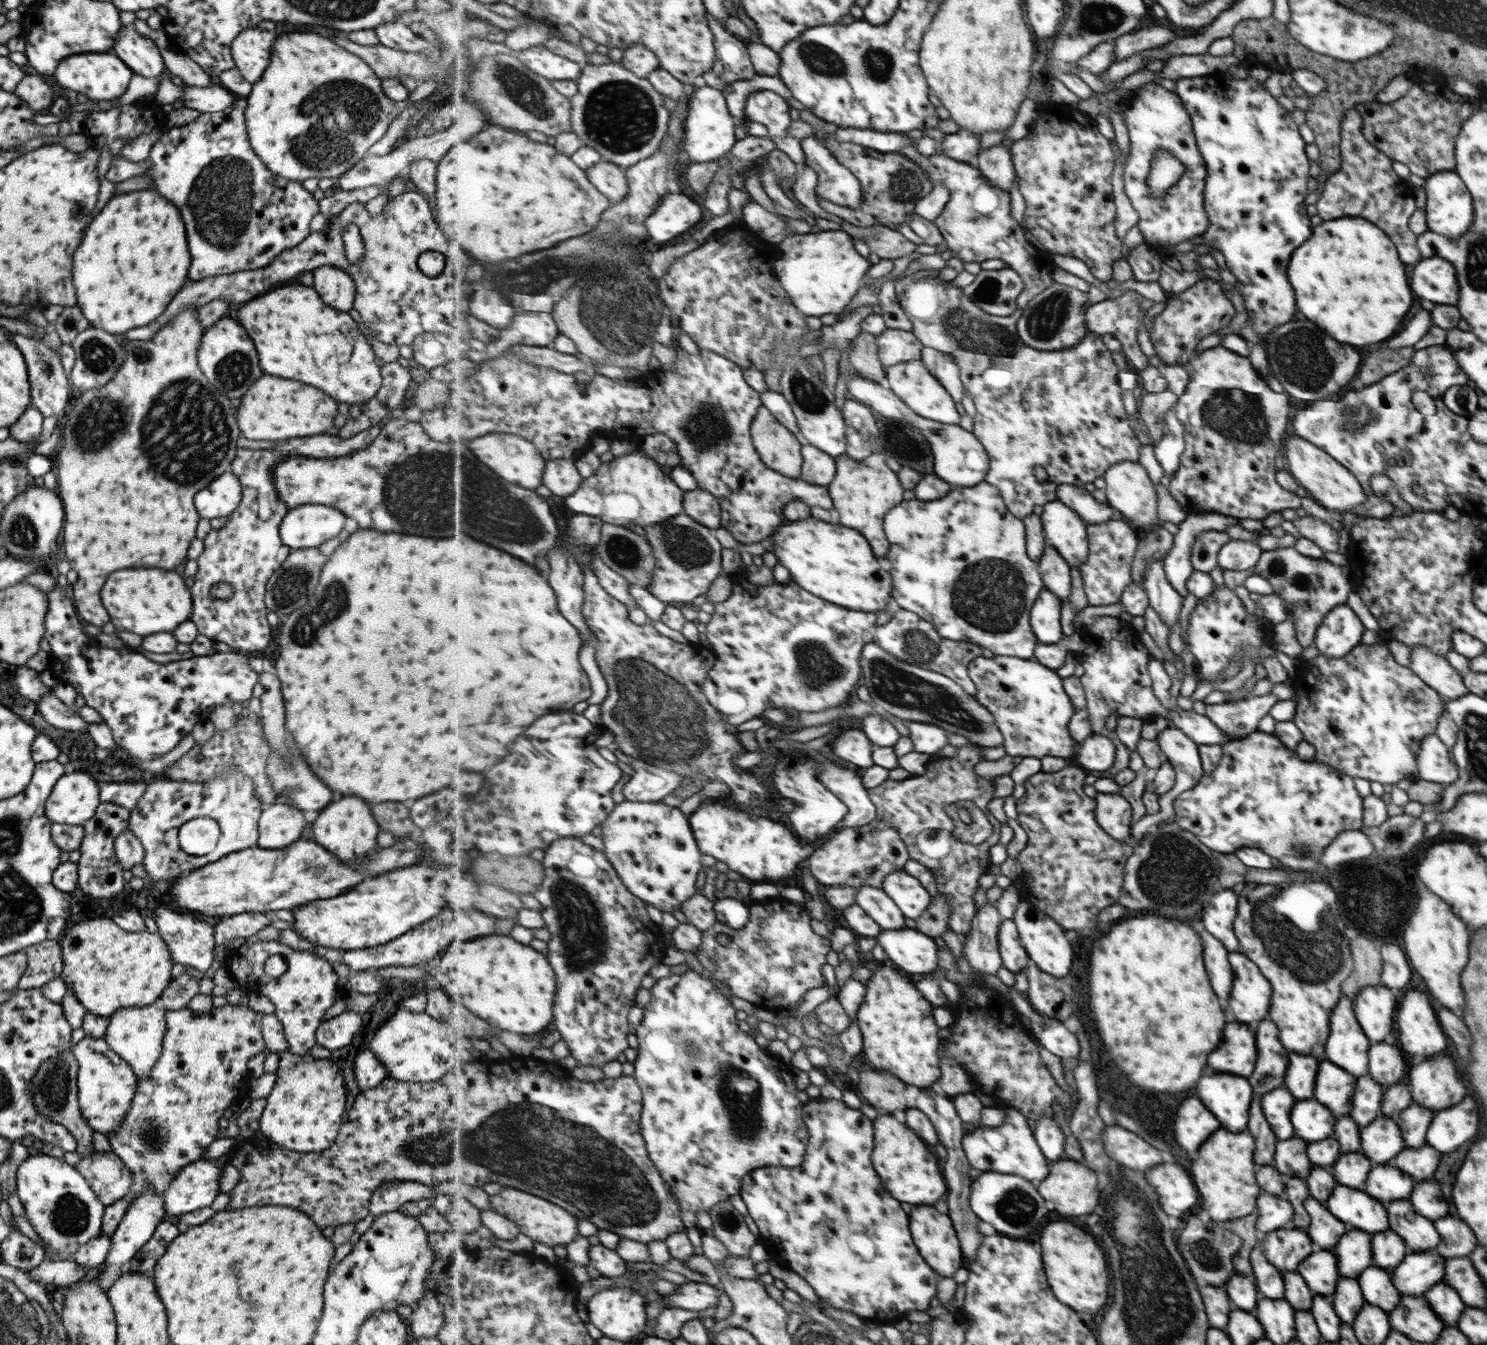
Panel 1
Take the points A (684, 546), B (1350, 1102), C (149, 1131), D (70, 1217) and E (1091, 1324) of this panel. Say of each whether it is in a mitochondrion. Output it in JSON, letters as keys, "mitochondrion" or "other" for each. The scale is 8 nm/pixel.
{"A":"mitochondrion","B":"other","C":"mitochondrion","D":"mitochondrion","E":"other"}

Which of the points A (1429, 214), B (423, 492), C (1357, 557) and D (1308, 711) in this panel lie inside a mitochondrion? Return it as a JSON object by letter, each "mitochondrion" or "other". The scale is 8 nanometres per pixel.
{"A":"other","B":"mitochondrion","C":"other","D":"other"}

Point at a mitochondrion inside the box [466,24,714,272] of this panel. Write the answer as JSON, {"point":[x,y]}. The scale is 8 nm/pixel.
{"point":[619,116]}

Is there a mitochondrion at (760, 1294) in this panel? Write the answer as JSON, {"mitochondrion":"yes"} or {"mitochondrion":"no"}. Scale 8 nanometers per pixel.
{"mitochondrion":"no"}

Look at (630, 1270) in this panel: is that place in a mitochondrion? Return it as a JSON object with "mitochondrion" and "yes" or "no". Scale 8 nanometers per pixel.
{"mitochondrion":"no"}

